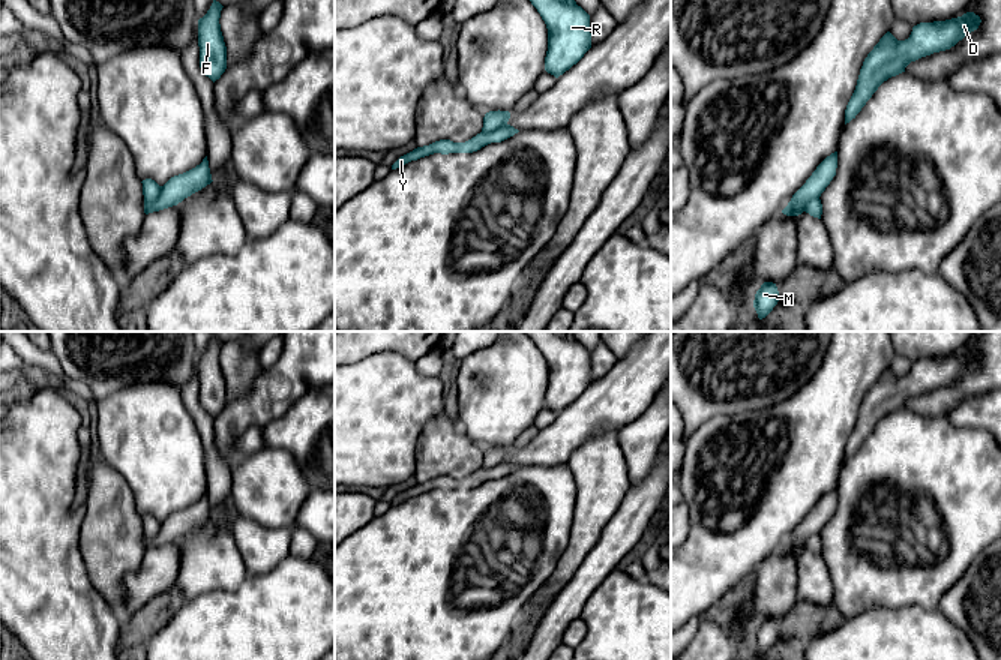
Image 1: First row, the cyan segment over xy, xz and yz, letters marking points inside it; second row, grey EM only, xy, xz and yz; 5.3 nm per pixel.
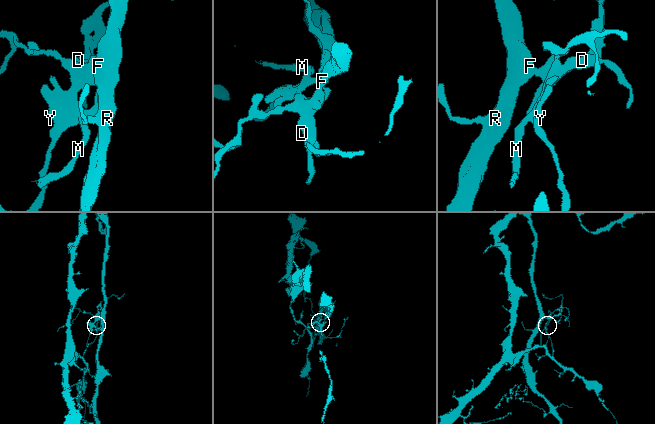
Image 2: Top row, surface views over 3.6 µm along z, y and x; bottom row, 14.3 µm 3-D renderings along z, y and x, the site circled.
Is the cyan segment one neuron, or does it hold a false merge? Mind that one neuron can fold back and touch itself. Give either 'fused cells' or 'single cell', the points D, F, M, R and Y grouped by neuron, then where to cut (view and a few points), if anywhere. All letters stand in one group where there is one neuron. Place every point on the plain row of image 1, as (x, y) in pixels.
fused cells | D F M R / Y | xz (506, 459), (491, 467), (482, 467)

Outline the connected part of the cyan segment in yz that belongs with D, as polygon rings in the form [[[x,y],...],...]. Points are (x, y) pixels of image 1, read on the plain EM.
[[[966,348],[945,357],[920,358],[905,376],[897,376],[887,368],[863,398],[855,426],[845,446],[845,460],[855,454],[884,417],[905,408],[911,398],[950,386],[977,366],[980,358],[978,351]]]

